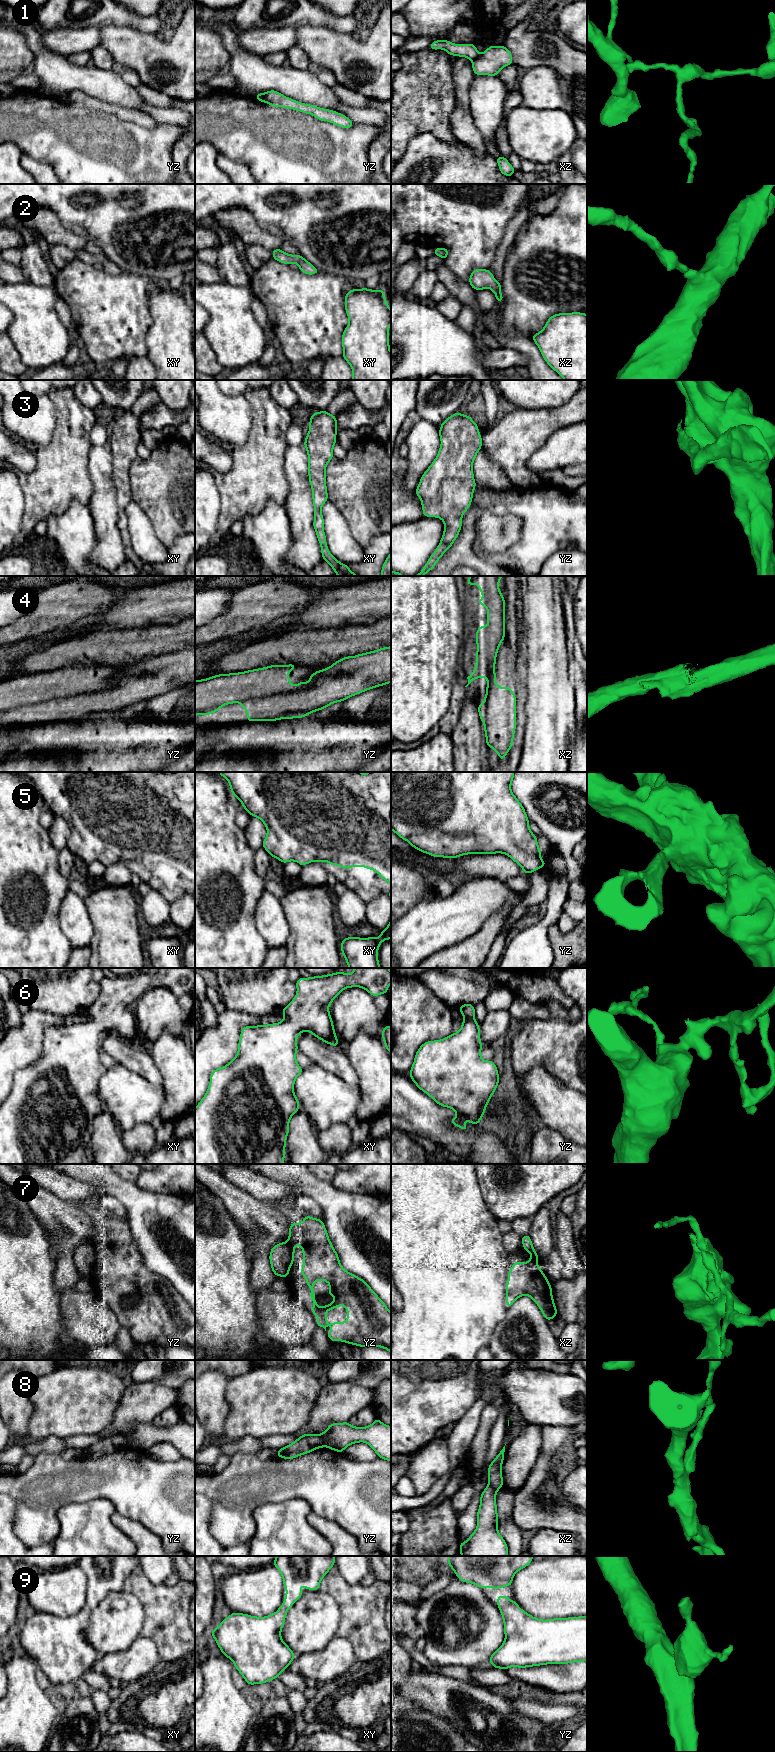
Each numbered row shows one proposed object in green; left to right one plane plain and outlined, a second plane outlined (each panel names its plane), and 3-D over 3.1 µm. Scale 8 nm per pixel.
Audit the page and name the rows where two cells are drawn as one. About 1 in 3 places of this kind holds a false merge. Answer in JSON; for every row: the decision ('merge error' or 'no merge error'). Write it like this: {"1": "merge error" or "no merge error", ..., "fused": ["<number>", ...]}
{"1": "merge error", "2": "no merge error", "3": "no merge error", "4": "merge error", "5": "no merge error", "6": "no merge error", "7": "merge error", "8": "merge error", "9": "no merge error", "fused": ["1", "4", "7", "8"]}

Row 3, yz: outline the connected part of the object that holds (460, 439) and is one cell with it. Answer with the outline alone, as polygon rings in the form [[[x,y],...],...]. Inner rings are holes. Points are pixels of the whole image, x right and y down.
[[[460,412],[452,414],[441,423],[439,429],[441,446],[437,457],[429,468],[423,473],[415,493],[421,499],[421,505],[424,517],[440,518],[444,522],[444,532],[441,541],[435,552],[429,557],[426,565],[421,572],[413,576],[424,576],[432,570],[442,555],[452,546],[453,542],[459,535],[462,526],[462,516],[467,511],[472,503],[476,482],[473,475],[473,461],[476,458],[478,451],[482,448],[482,437],[478,430],[478,425],[472,420],[469,415],[463,415]]]

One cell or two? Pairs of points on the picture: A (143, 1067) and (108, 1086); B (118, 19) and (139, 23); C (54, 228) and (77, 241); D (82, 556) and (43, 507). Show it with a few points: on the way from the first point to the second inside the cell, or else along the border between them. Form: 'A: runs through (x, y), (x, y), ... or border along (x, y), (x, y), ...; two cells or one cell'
A: border along (117, 1062), (155, 1085); two cells
B: runs through (123, 19), (134, 21); one cell
C: runs through (60, 234), (71, 240); one cell
D: border along (70, 503), (63, 512), (49, 515), (44, 520); two cells

